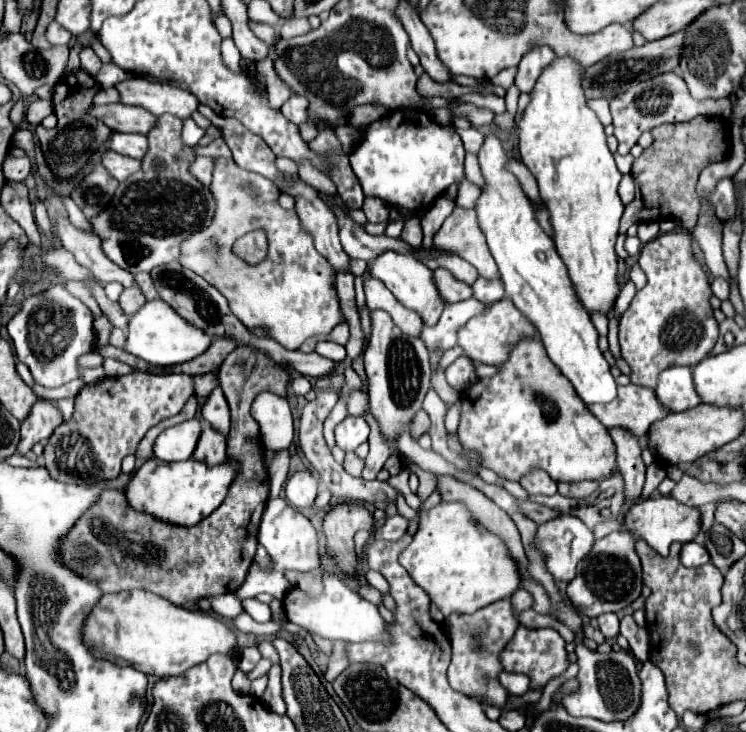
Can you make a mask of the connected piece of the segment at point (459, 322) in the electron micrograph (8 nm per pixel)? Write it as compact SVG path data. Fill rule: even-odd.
M475 298L471 300L463 300L459 304L447 304L439 322L431 328L423 328L423 342L427 344L427 348L451 348L457 342L457 330L461 326L465 326L467 320L471 320L473 316L483 314L489 308L489 304L483 304Z

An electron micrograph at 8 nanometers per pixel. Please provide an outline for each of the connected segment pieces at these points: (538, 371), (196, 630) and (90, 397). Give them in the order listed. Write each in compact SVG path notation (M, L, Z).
M535 336L531 340L519 342L509 360L499 366L499 374L493 378L481 378L463 396L461 422L457 428L463 450L477 452L479 462L469 462L473 470L491 468L505 480L519 480L535 468L545 470L555 482L583 482L583 480L603 480L615 474L615 444L607 428L591 416L583 400L573 390L571 382L559 372L559 368L549 360L541 340Z
M145 590L103 594L85 618L81 636L87 646L107 654L109 658L123 658L135 670L159 678L179 676L187 668L207 660L207 656L215 652L231 654L231 648L237 646L231 626L227 626L221 618L175 606Z
M131 372L125 376L105 376L95 384L85 384L75 396L71 420L59 424L51 434L43 464L55 480L69 484L95 484L115 480L121 460L135 454L141 438L159 420L175 416L193 394L193 380L187 374Z

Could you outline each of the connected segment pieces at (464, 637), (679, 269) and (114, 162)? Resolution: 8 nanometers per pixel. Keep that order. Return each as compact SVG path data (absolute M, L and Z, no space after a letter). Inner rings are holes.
M499 600L495 604L489 604L487 608L481 608L475 614L451 616L449 628L451 628L453 658L451 658L451 666L447 670L447 680L449 680L451 688L455 688L457 692L463 692L463 694L485 696L487 704L501 708L507 700L507 692L497 682L497 676L503 670L499 664L499 652L511 640L517 626L519 626L519 620L517 620L517 616L513 616L509 600Z
M675 220L677 228L659 234L643 246L639 266L647 274L647 284L631 300L619 322L621 356L631 366L631 382L655 388L659 372L669 366L695 366L715 346L719 324L709 298L713 296L707 274L693 250L691 230Z
M107 152L103 154L103 166L111 172L111 176L115 176L119 182L127 180L131 174L135 174L141 168L141 162L117 152Z

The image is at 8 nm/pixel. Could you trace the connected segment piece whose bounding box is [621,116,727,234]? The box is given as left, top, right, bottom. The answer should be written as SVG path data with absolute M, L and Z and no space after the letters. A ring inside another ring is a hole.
M695 118L689 122L663 124L653 130L655 142L643 150L643 154L633 162L633 180L637 186L637 198L625 206L621 218L621 234L629 226L645 220L663 220L663 218L681 218L687 228L697 224L699 200L695 196L695 184L699 172L709 162L721 162L725 158L725 126L717 118ZM641 208L651 208L651 212L641 212Z

